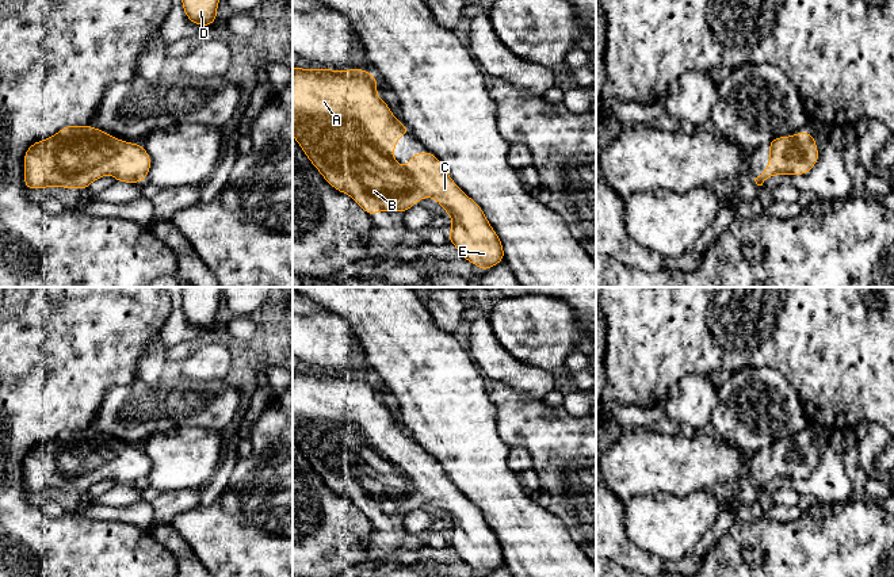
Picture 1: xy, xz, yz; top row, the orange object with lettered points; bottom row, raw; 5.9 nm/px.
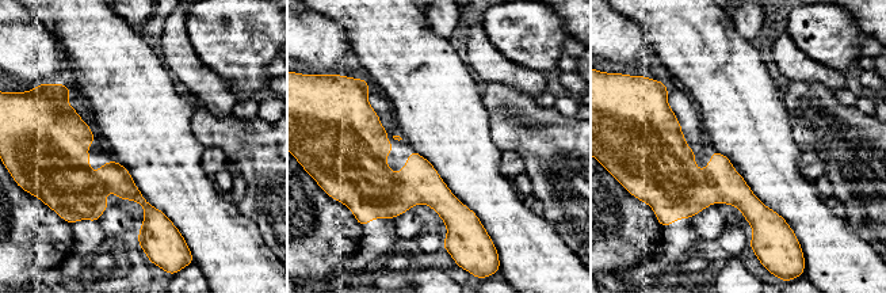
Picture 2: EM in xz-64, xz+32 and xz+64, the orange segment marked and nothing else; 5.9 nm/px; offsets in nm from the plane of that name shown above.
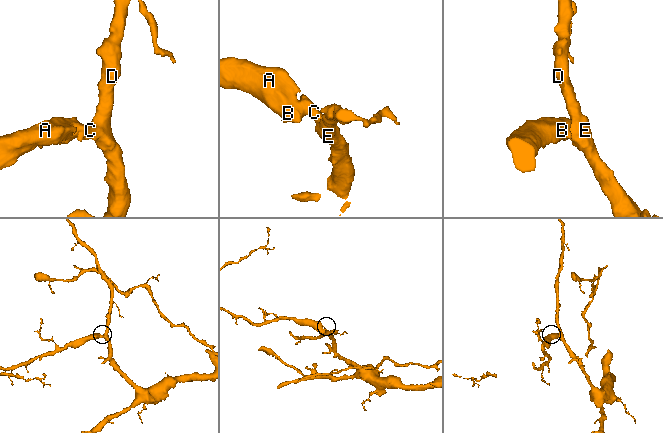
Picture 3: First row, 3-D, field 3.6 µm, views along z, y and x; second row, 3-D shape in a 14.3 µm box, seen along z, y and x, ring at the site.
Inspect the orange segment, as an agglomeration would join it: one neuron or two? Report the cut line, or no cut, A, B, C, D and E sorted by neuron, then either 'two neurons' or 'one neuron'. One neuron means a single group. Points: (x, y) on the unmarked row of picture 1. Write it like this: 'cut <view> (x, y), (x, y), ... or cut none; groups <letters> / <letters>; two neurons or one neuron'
cut none; groups A B C D E; one neuron

